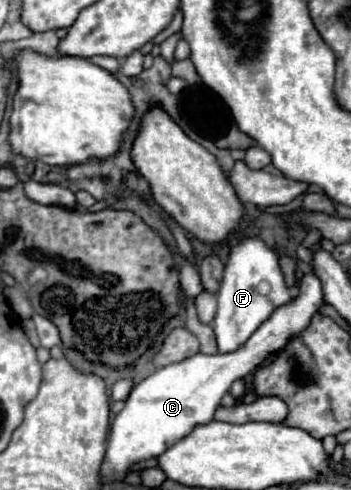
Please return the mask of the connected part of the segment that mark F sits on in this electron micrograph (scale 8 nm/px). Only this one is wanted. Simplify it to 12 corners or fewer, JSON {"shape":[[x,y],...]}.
{"shape":[[260,236],[230,246],[218,352],[240,348],[299,294]]}

